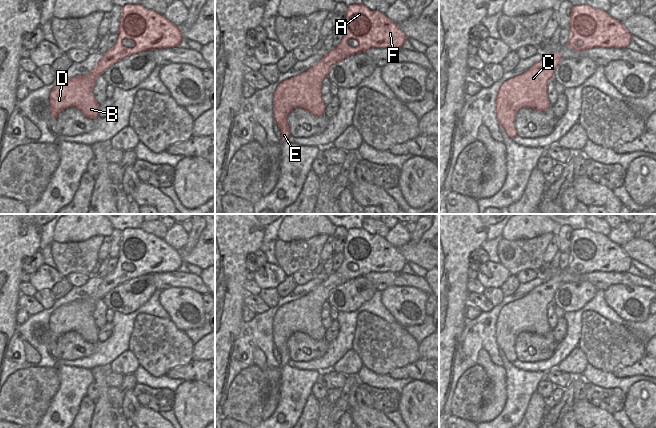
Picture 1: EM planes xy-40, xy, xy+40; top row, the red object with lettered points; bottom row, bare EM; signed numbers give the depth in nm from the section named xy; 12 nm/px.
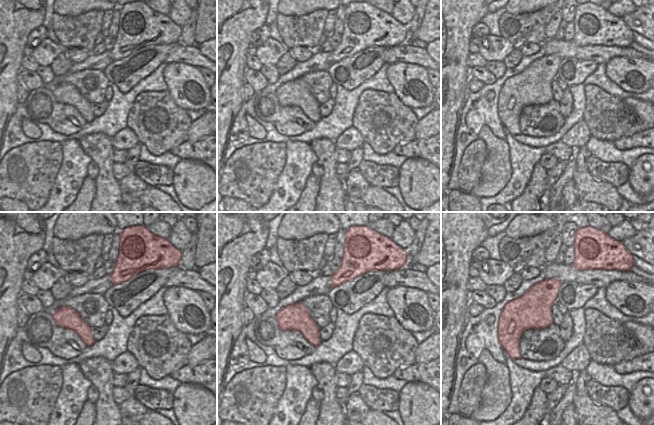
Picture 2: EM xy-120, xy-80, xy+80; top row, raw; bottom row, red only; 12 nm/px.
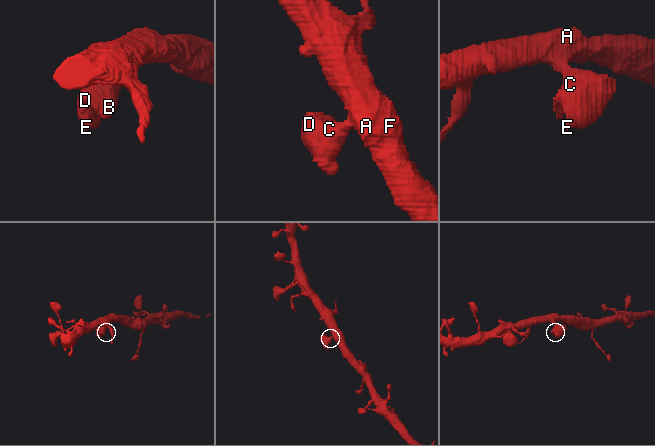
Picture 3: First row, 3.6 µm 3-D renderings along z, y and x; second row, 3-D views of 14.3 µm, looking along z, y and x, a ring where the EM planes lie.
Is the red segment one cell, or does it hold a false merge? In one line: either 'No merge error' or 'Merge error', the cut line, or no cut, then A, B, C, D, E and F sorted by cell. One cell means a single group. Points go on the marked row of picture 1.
No merge error. No split. Groups: A B C D E F.

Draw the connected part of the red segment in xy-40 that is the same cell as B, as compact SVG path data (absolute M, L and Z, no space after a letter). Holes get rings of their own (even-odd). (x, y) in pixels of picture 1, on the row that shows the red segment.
M141 4L122 7L118 38L112 49L102 55L97 66L89 73L58 83L50 92L49 105L52 117L67 108L79 109L89 119L98 118L99 104L94 98L93 87L99 76L118 61L153 49L174 48L182 44L181 29L169 20ZM125 39L134 41L133 48L122 44Z

